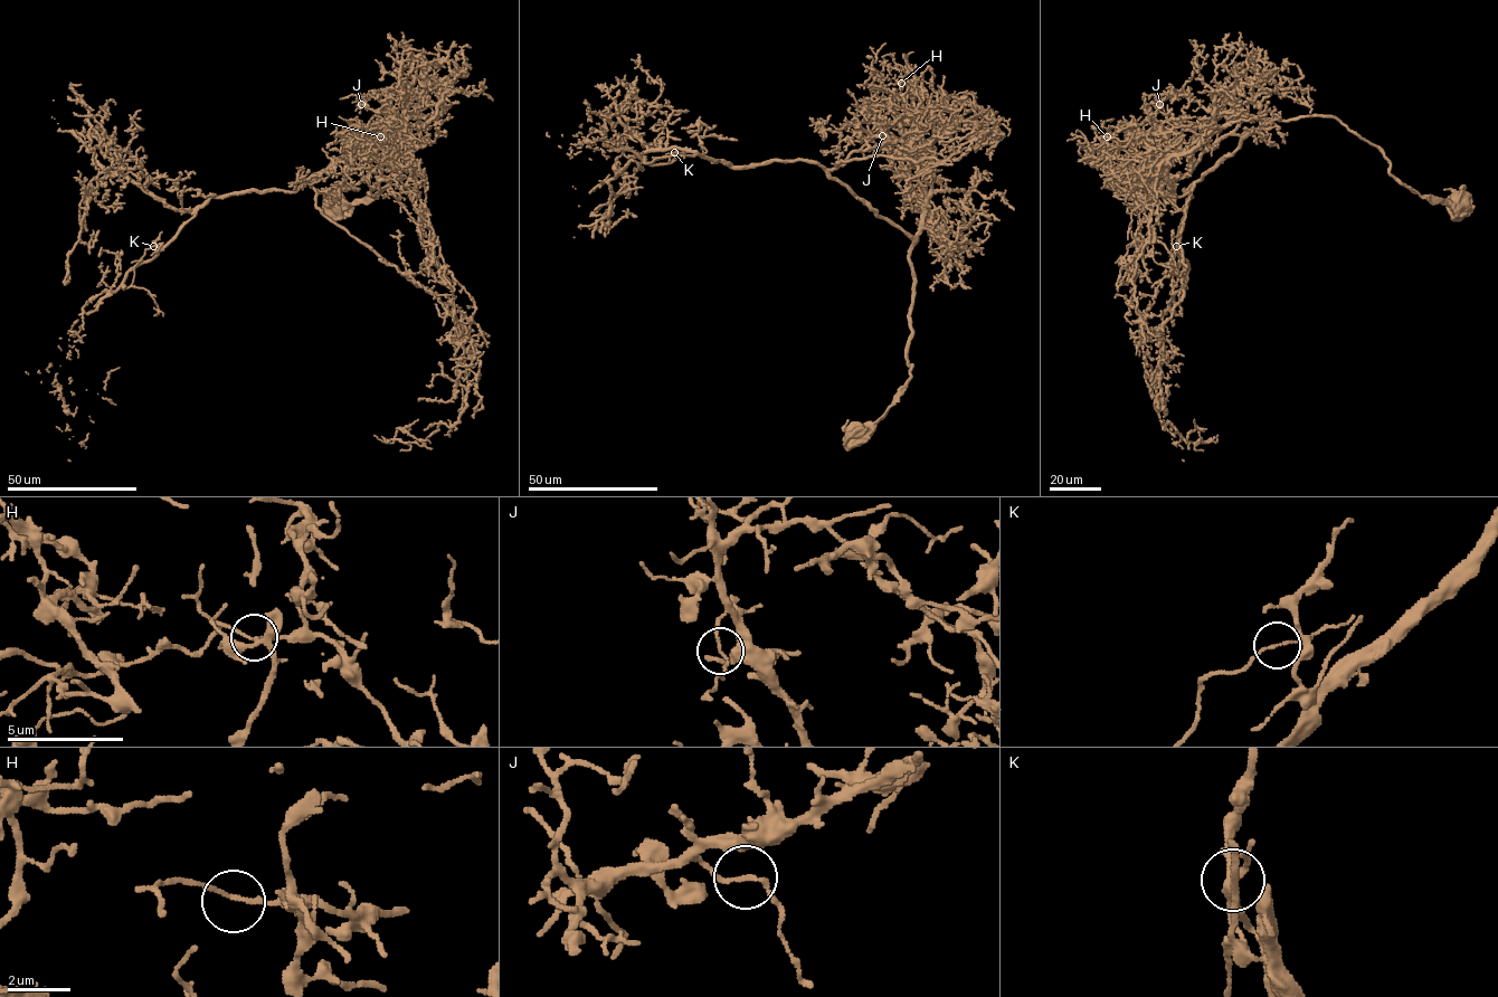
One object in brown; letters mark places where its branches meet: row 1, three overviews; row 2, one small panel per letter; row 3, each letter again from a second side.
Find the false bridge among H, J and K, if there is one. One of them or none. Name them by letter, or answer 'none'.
K

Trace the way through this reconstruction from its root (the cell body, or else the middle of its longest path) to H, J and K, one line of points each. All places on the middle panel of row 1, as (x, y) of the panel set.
H: (856, 433), (894, 402), (912, 366), (906, 357), (909, 253), (926, 193), (917, 177), (921, 103), (901, 83)
J: (856, 433), (894, 402), (912, 366), (906, 357), (909, 253), (922, 205), (882, 135)
K: (856, 433), (884, 412), (910, 377), (906, 345), (911, 333), (912, 240), (814, 161), (730, 167), (674, 153)

